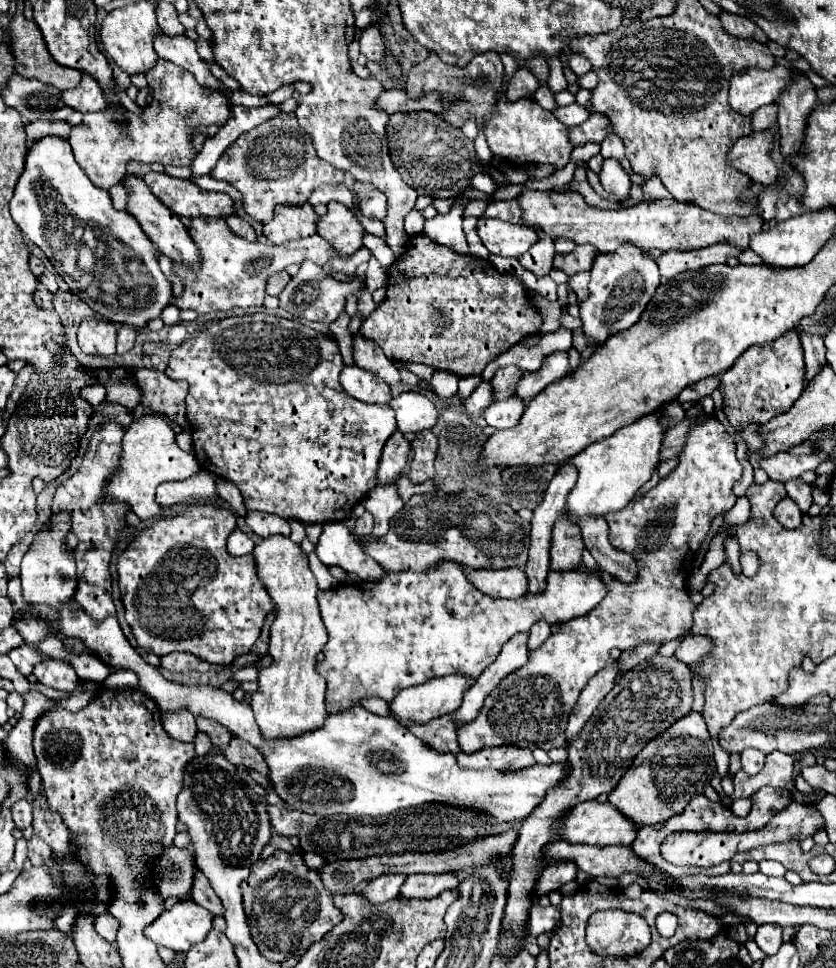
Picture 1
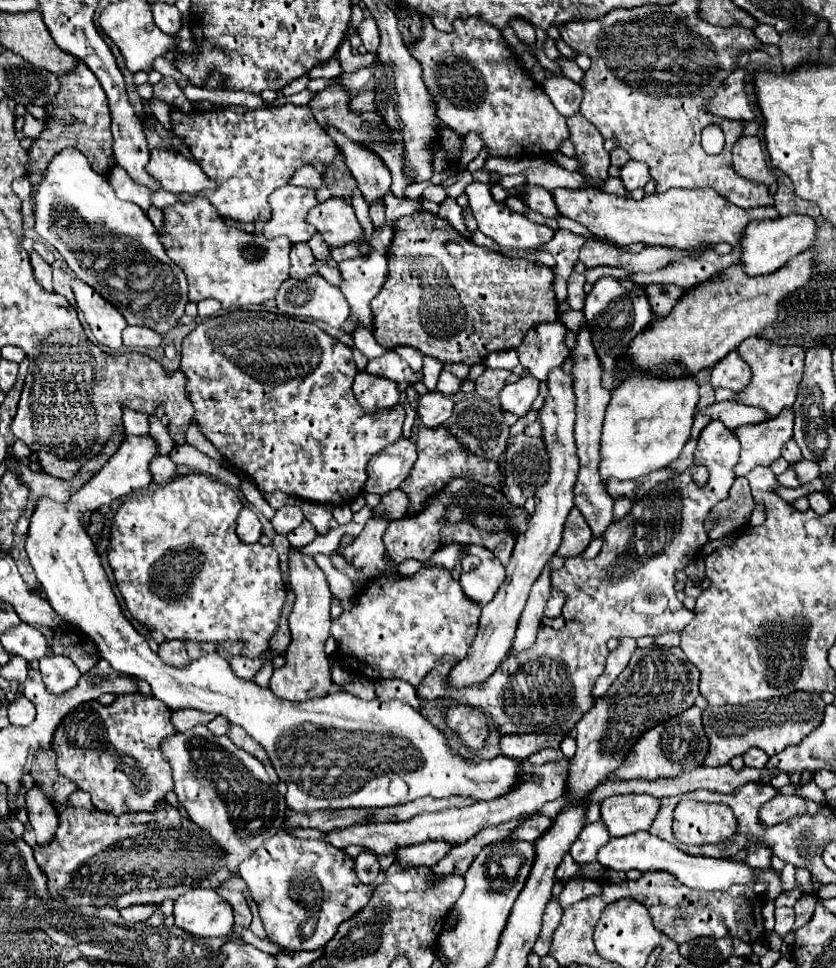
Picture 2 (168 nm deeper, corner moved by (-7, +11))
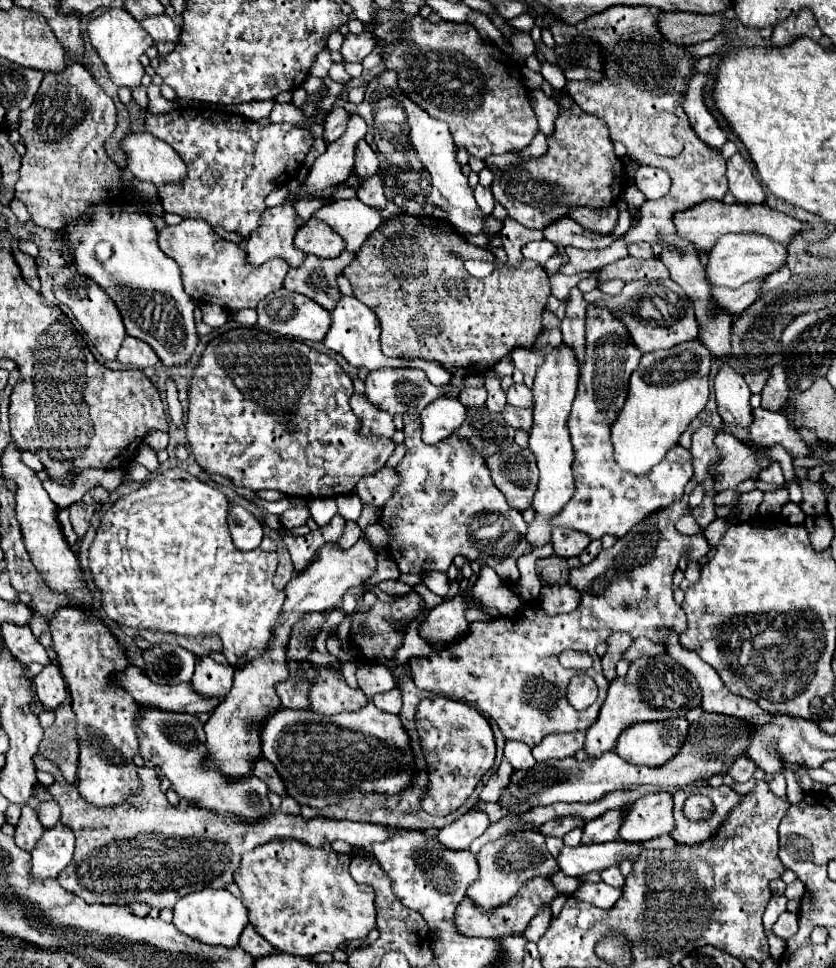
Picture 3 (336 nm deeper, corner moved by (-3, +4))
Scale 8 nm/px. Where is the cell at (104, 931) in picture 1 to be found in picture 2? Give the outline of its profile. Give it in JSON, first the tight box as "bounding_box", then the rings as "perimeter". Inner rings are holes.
{"bounding_box":[119,905,153,923],"perimeter":[[[131,905],[121,909],[119,913],[127,923],[139,923],[139,921],[145,921],[149,913],[153,913],[153,905]]]}

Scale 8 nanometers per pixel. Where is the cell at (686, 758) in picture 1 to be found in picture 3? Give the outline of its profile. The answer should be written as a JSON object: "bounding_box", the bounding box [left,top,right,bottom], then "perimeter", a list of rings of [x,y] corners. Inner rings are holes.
{"bounding_box":[615,718,689,766],"perimeter":[[[685,718],[657,724],[633,724],[633,728],[625,730],[621,740],[617,740],[615,752],[631,764],[661,766],[681,750],[687,728],[689,722]]]}

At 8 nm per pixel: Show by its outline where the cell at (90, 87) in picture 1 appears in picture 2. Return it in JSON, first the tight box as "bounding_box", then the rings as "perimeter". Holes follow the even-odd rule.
{"bounding_box":[27,61,113,187],"perimeter":[[[79,61],[75,71],[59,77],[59,83],[61,83],[61,91],[47,107],[47,113],[51,115],[51,119],[47,121],[47,131],[43,131],[37,137],[37,141],[33,143],[33,147],[29,149],[31,161],[27,165],[27,171],[29,171],[29,181],[33,187],[41,181],[47,161],[65,147],[79,149],[89,159],[91,167],[97,173],[107,173],[107,163],[113,161],[113,151],[111,151],[113,139],[111,139],[111,129],[109,129],[111,127],[109,103],[107,103],[105,91],[101,89],[101,83],[93,75],[93,71]]]}

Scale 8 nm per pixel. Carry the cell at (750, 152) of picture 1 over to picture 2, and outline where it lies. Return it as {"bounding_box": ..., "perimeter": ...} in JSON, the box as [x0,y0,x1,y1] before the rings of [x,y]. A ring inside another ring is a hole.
{"bounding_box":[733,135,777,185],"perimeter":[[[743,135],[733,145],[733,167],[741,177],[757,183],[771,185],[777,179],[775,171],[767,165],[767,157],[757,135]]]}

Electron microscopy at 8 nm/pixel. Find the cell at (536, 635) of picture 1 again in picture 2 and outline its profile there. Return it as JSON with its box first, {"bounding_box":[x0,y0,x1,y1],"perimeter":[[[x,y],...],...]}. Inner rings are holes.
{"bounding_box":[545,589,563,617],"perimeter":[[[553,589],[551,591],[551,597],[547,599],[547,605],[545,605],[545,615],[547,617],[555,617],[557,613],[557,609],[561,609],[561,605],[563,605],[563,595],[557,591],[557,589]]]}

